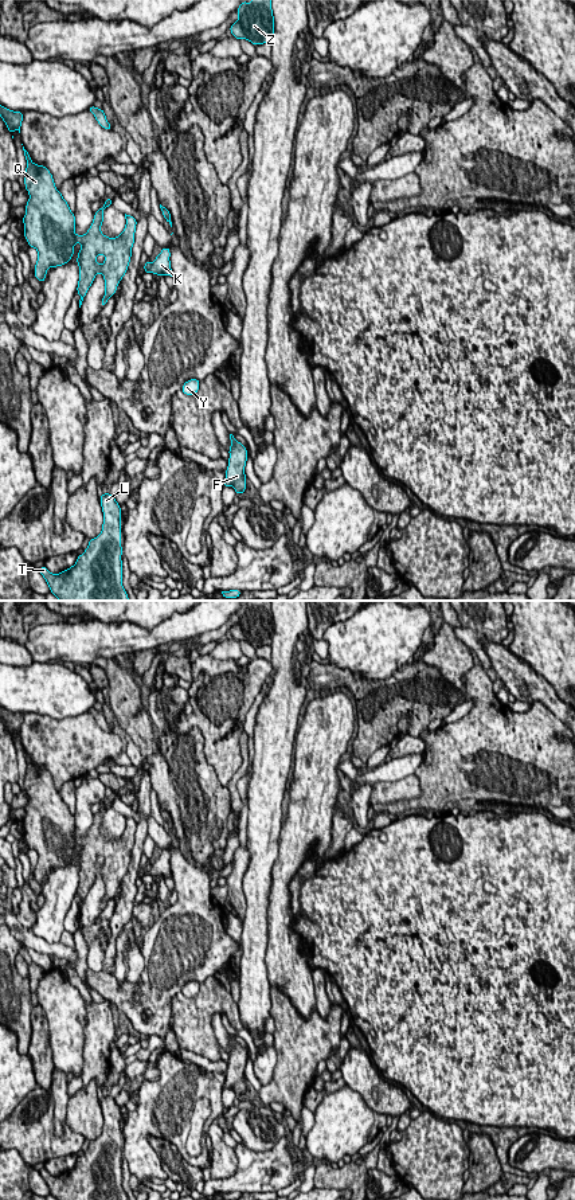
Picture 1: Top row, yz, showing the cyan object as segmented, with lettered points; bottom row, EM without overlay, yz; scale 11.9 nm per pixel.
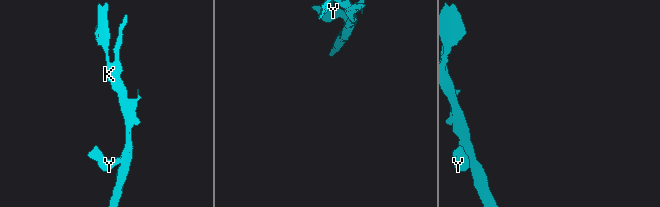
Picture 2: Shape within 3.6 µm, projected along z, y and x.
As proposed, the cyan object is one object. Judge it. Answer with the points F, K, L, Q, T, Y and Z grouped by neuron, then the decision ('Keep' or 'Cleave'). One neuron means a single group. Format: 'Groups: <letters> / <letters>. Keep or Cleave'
Groups: F K L Q T Y Z. Keep

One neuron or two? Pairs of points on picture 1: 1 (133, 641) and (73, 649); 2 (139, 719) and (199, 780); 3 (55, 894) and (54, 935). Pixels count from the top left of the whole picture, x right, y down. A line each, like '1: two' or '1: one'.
1: one
2: two
3: one

